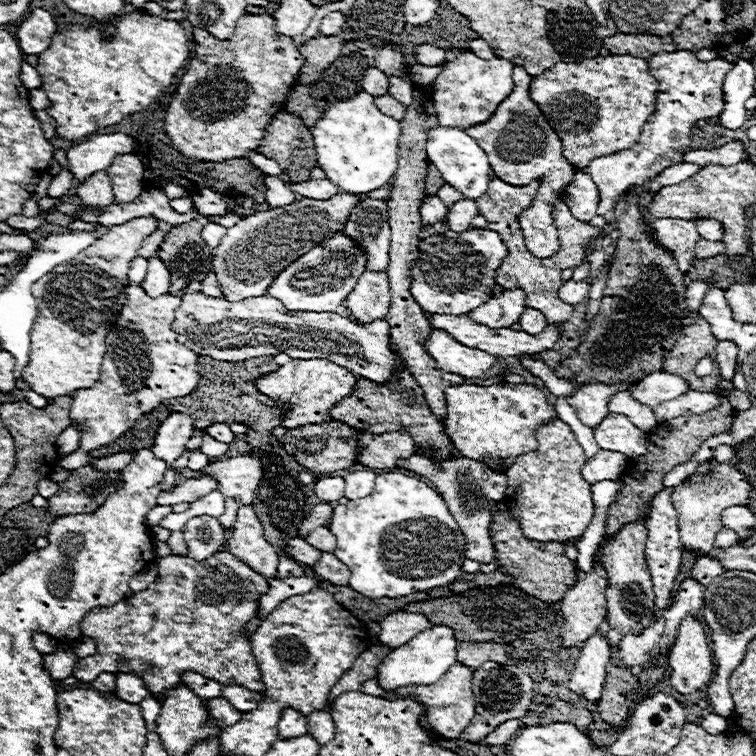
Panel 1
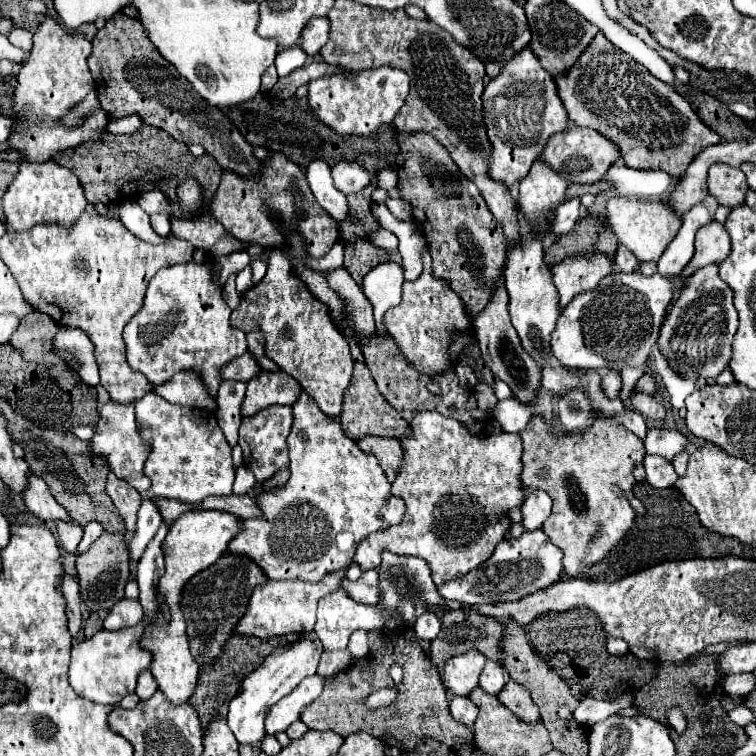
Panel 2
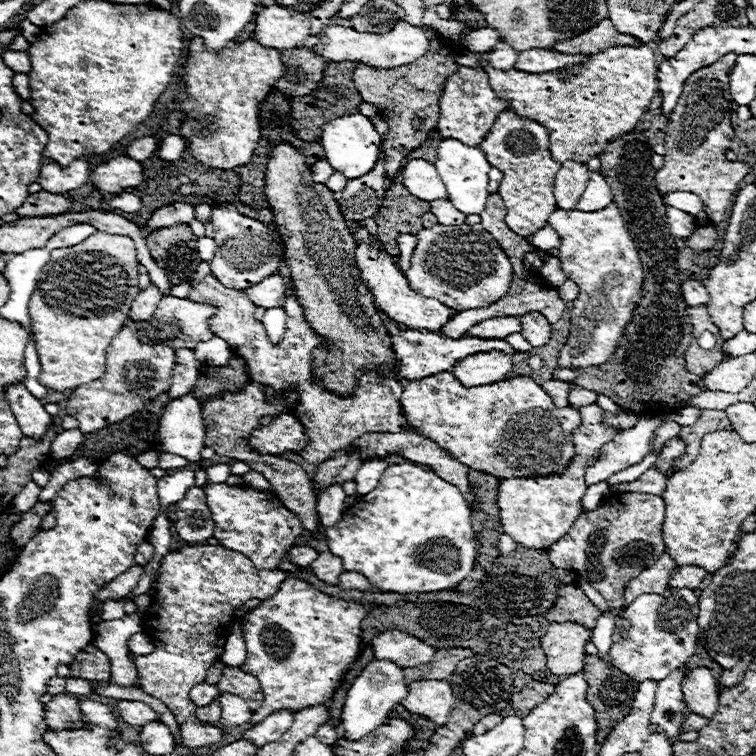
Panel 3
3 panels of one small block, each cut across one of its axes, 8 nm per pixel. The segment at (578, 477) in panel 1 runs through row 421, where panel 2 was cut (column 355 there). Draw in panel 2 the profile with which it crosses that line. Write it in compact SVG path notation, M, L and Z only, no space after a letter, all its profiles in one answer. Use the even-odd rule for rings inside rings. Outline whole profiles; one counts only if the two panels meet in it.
M414 412L412 422L410 422L410 436L400 436L400 446L402 446L402 464L400 470L392 482L392 494L402 498L406 502L406 514L404 520L396 526L388 526L388 530L380 530L376 534L370 534L364 542L360 542L356 554L354 554L354 562L360 564L362 570L372 570L380 564L380 550L390 550L396 554L408 554L408 556L420 556L424 558L430 568L432 568L432 578L434 582L440 586L444 582L450 582L452 578L462 578L464 574L468 574L470 570L474 570L476 566L480 566L482 562L486 562L492 556L492 550L496 548L496 544L500 540L506 538L506 534L512 528L512 520L508 518L510 508L518 508L524 502L524 486L522 486L522 438L520 434L498 434L498 436L474 436L462 422L454 420L454 418L446 418L440 412Z

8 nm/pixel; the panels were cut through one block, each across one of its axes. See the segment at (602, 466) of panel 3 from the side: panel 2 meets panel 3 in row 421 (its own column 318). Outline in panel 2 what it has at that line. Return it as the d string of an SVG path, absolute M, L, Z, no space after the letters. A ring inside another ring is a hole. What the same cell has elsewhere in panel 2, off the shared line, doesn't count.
M314 632L304 634L298 642L288 644L288 646L280 646L276 648L262 666L258 666L250 676L246 676L246 680L242 682L240 692L234 696L234 700L228 706L228 726L232 730L232 734L236 736L238 744L250 744L254 748L260 748L262 738L266 736L264 730L264 720L270 712L270 708L282 700L284 696L288 696L306 676L316 674L318 668L318 660L322 654L322 646L320 640L316 638Z

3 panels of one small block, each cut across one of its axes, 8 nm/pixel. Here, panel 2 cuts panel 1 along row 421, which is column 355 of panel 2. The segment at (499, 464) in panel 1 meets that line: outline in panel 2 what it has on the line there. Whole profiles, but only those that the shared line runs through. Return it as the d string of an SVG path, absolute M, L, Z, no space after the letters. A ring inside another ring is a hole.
M300 390L292 410L294 424L288 436L290 480L280 490L258 494L256 502L260 502L264 518L242 520L242 532L230 542L228 552L248 554L268 574L270 580L318 582L326 574L346 568L352 562L358 544L366 536L398 524L404 516L404 502L392 496L390 482L386 480L378 460L372 454L362 452L354 440L344 436L338 418L326 416L304 390Z

